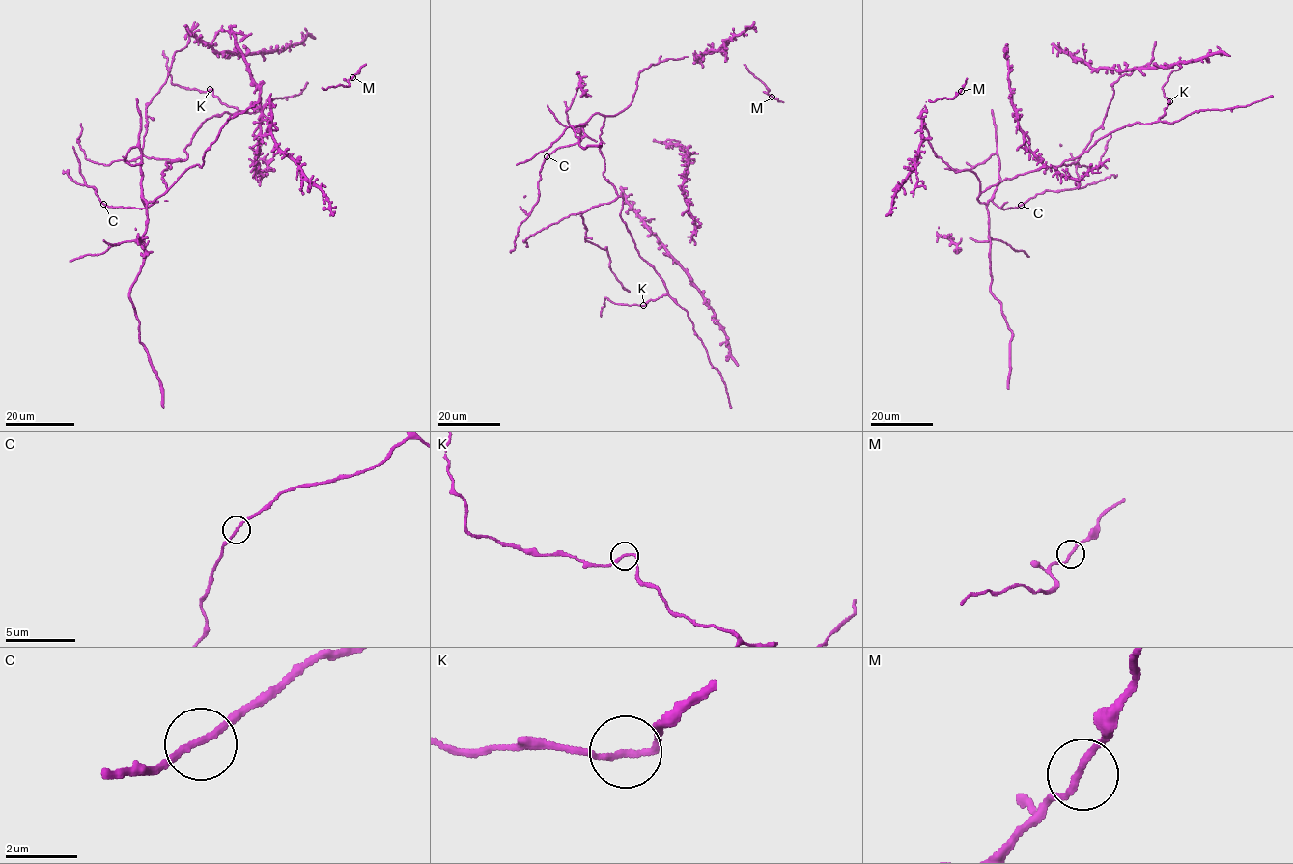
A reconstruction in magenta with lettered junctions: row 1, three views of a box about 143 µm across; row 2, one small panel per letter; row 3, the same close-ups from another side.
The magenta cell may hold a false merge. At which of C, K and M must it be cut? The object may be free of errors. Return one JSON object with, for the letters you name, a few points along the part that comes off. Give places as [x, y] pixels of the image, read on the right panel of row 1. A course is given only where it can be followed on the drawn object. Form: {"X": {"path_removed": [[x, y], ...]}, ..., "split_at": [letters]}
{"split_at": []}

